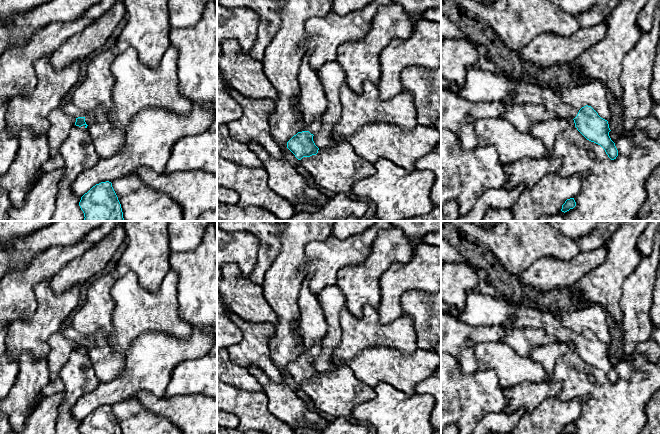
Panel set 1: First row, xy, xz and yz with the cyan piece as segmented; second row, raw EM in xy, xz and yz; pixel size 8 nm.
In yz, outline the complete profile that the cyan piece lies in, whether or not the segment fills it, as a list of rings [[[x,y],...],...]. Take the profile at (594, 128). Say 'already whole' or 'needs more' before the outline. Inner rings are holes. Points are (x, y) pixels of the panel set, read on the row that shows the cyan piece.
needs more; [[[478,64],[467,67],[463,88],[456,93],[461,98],[472,102],[510,101],[512,104],[539,104],[548,111],[558,114],[562,119],[573,119],[577,130],[589,141],[600,145],[611,160],[616,159],[618,150],[611,140],[608,121],[601,118],[591,106],[584,106],[580,110],[565,104],[560,97],[550,89],[535,86],[524,79],[511,81],[505,77],[482,70]]]

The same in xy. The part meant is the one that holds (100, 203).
already whole; [[[109,181],[93,186],[79,202],[84,221],[124,221],[121,204]]]

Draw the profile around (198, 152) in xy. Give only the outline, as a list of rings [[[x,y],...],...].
[[[217,112],[205,132],[186,136],[174,144],[164,172],[199,170],[217,176]]]

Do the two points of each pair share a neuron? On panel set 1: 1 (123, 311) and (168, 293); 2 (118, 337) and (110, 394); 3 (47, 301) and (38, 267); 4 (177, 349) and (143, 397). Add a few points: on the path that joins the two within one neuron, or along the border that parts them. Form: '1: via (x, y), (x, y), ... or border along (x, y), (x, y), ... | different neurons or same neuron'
1: via (134, 311), (143, 310), (147, 306), (157, 303) | same neuron
2: border along (139, 335), (134, 339), (124, 356) | different neurons
3: border along (49, 279), (42, 280), (34, 287), (36, 304) | different neurons
4: border along (163, 395), (140, 392), (136, 397) | different neurons

